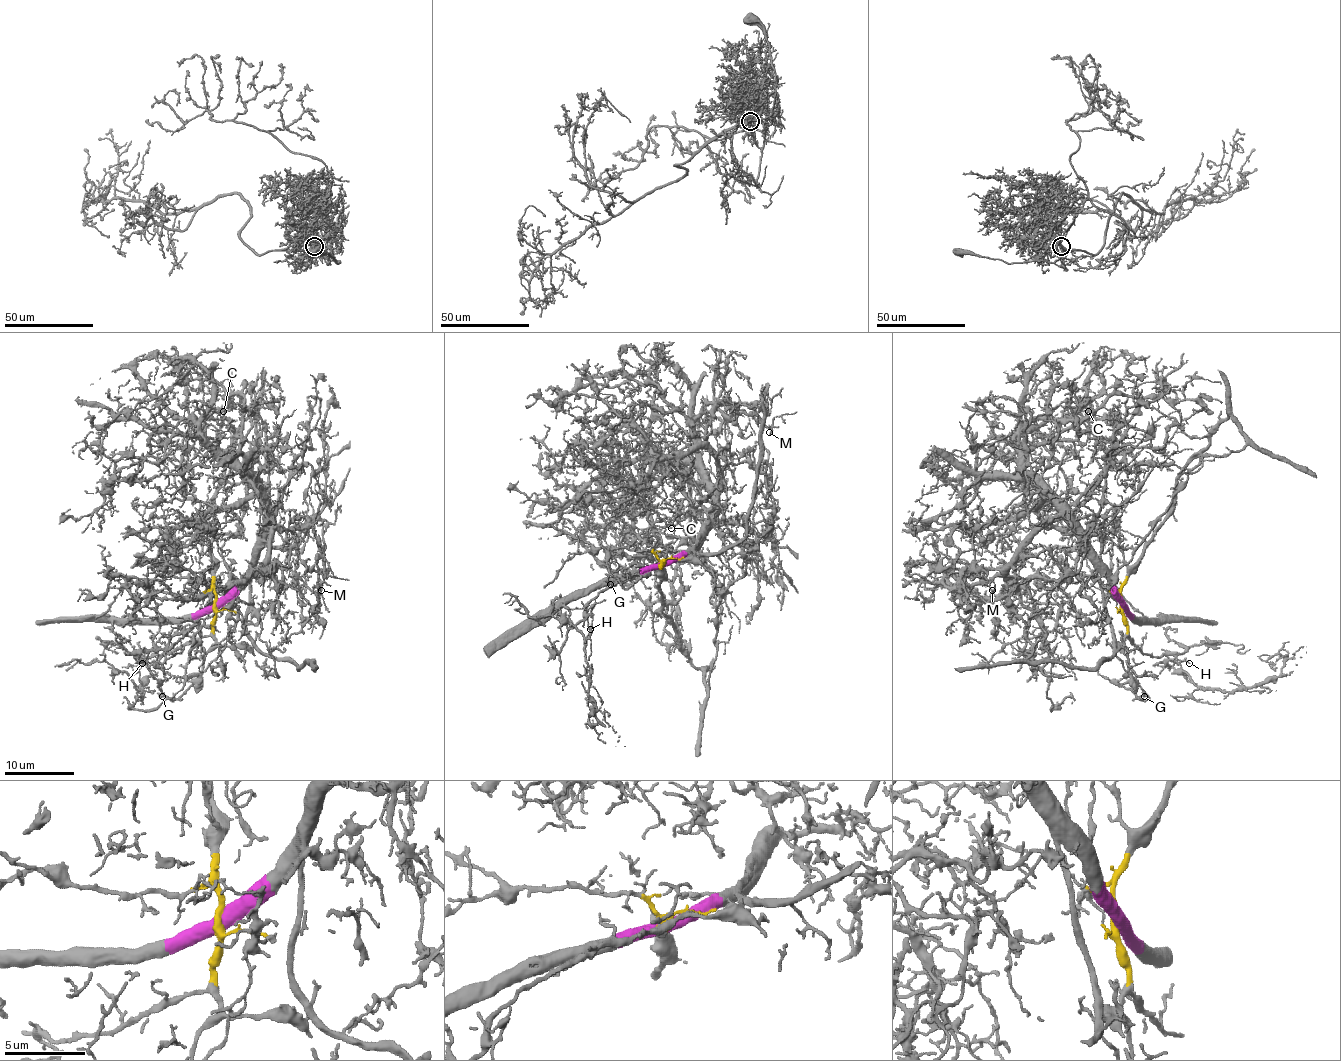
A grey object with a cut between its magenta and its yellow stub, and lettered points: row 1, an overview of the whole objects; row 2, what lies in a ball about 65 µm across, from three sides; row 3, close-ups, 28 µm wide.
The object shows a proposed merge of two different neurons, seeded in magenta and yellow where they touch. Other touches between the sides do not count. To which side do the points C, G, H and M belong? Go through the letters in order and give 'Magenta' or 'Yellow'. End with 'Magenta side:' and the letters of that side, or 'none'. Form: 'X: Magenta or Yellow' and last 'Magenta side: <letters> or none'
C: Magenta
G: Yellow
H: Yellow
M: Magenta
Magenta side: C, M

